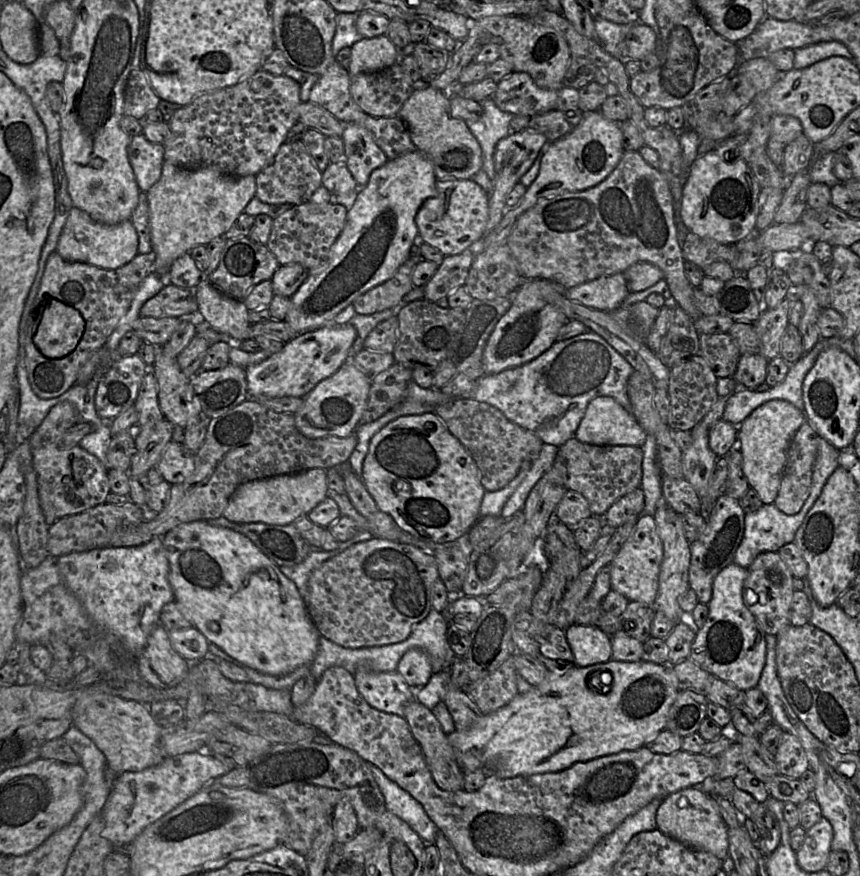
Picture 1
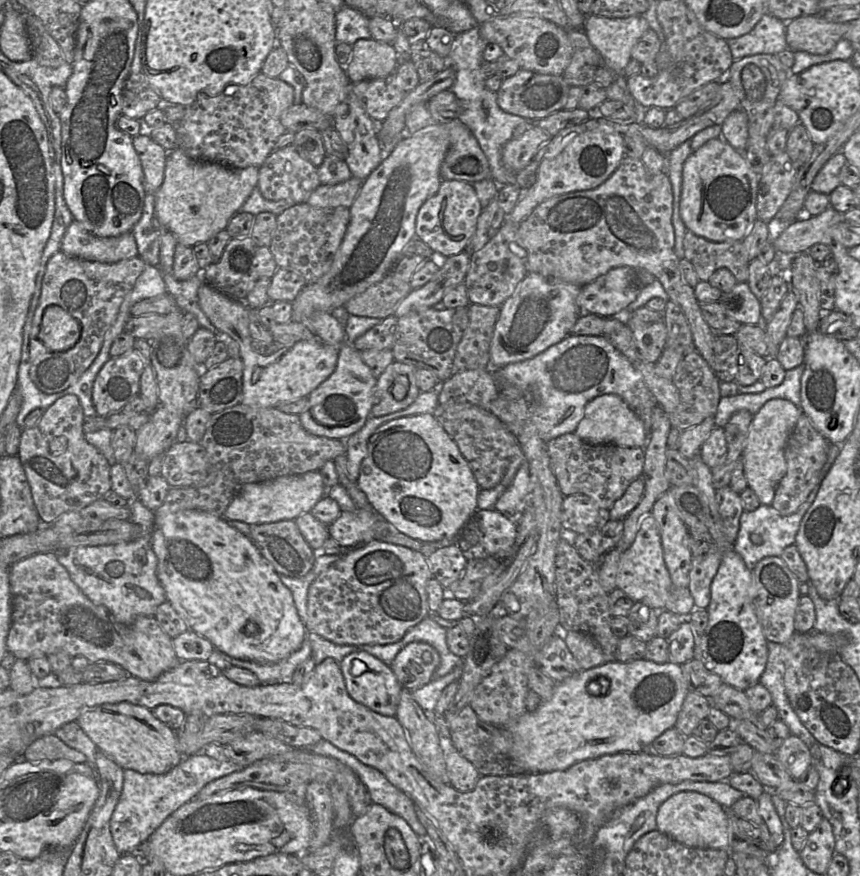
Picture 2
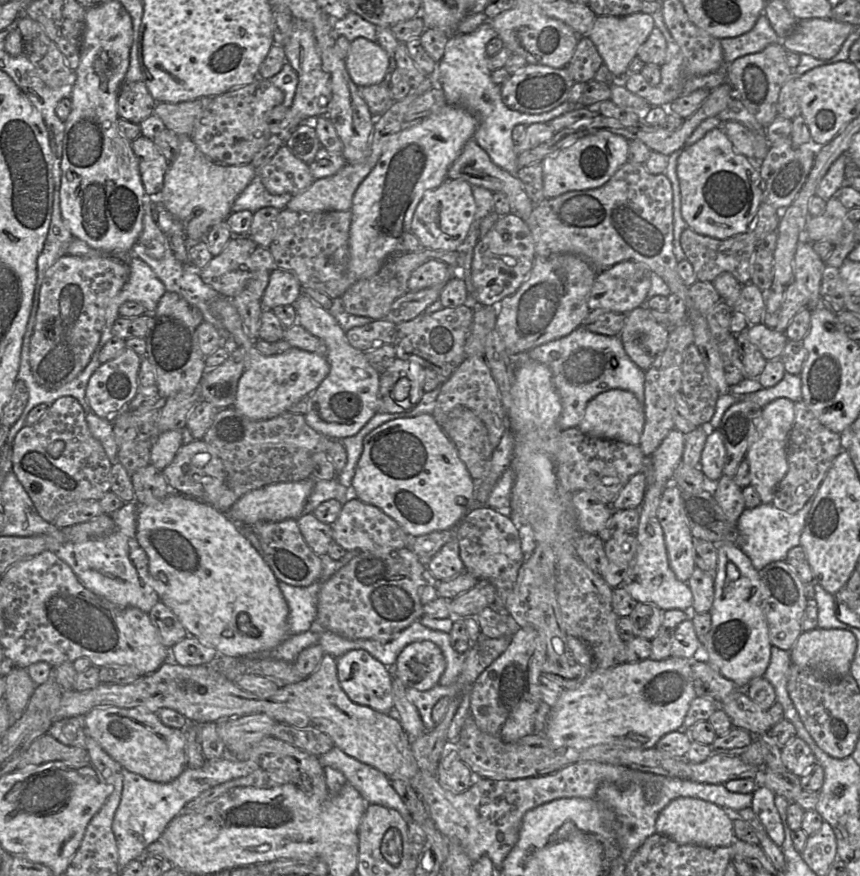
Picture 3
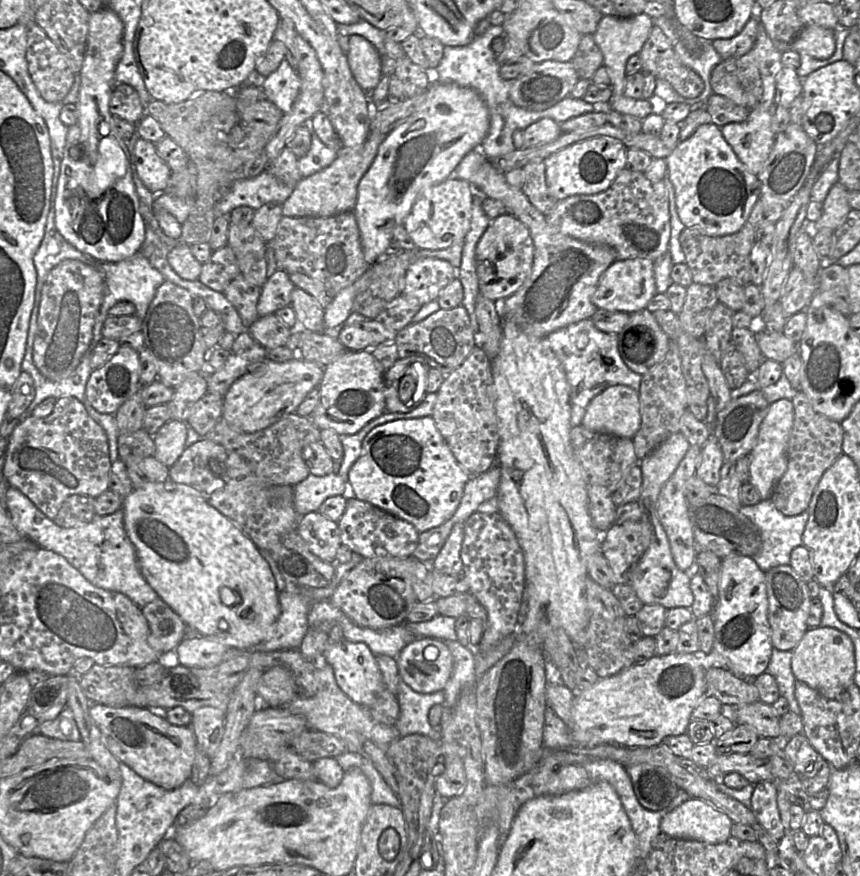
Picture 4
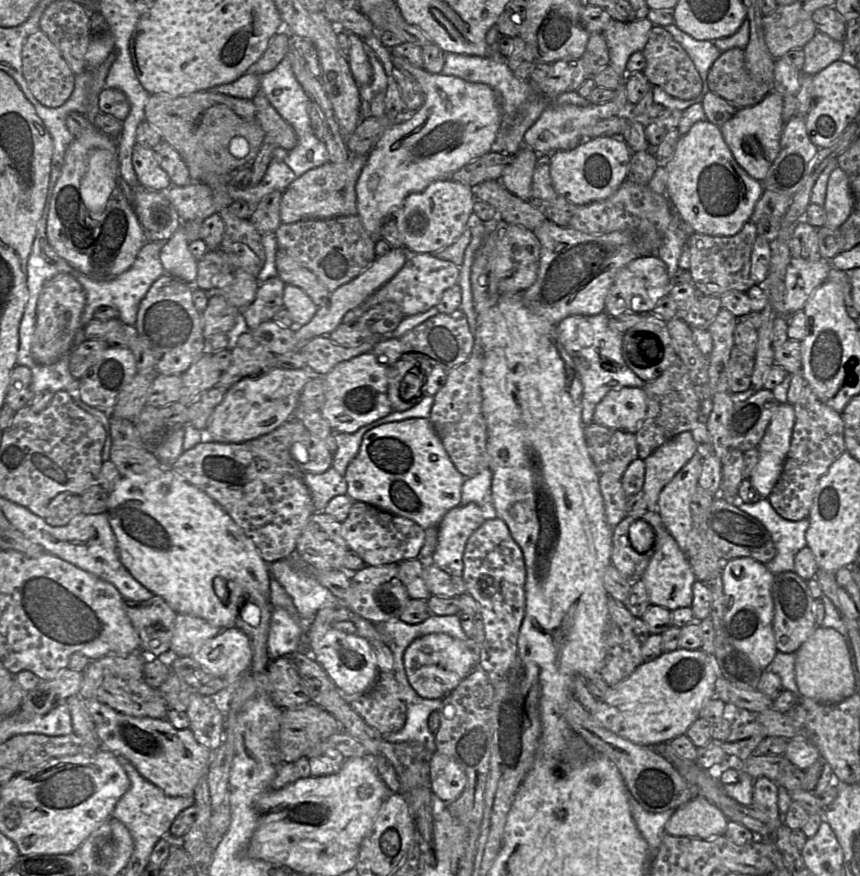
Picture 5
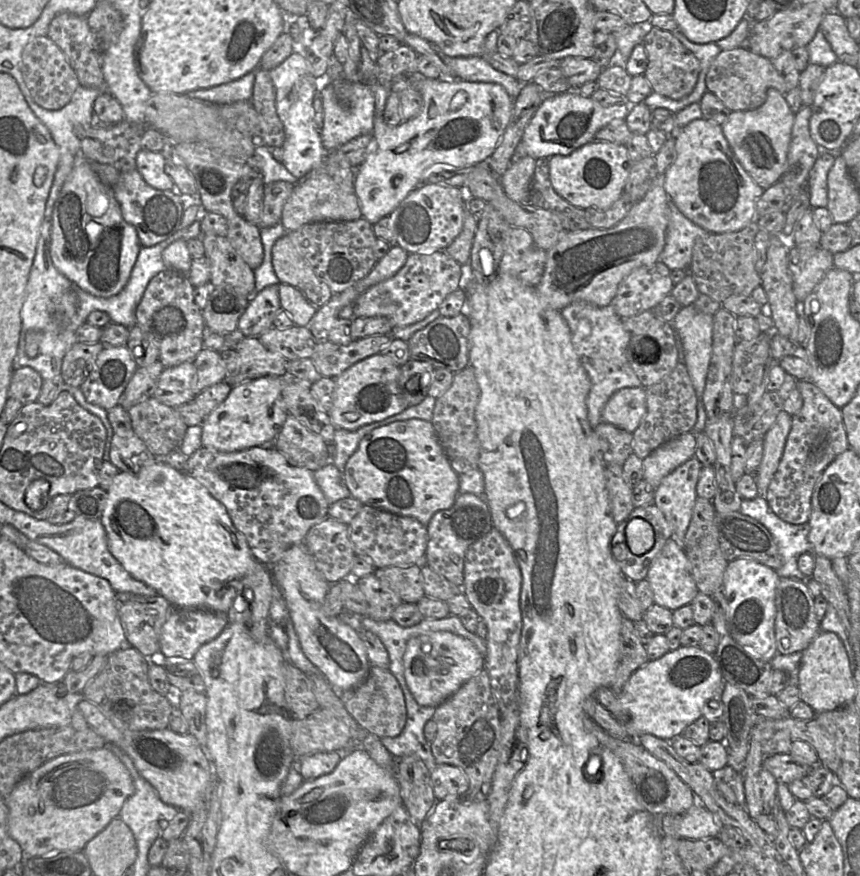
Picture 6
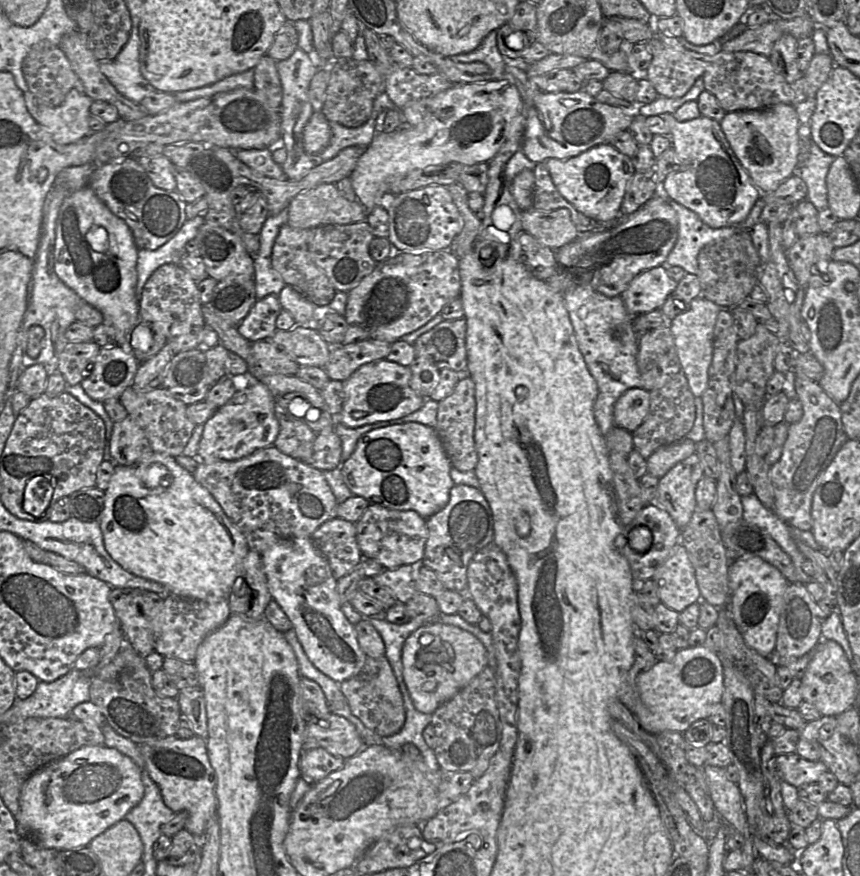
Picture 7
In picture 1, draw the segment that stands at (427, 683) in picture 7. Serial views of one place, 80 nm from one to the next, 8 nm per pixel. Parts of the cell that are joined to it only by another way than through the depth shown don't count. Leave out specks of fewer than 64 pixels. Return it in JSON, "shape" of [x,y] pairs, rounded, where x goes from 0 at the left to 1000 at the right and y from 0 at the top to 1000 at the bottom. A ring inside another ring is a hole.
{"shape":[[[479,740],[467,749],[460,766],[479,787],[490,785],[502,771],[500,750],[491,741]]]}

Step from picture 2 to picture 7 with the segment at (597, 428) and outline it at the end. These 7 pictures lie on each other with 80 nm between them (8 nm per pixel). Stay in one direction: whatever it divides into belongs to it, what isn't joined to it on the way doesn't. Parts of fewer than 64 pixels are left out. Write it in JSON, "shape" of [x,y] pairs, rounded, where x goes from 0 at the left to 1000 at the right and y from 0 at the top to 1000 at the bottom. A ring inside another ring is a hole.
{"shape":[[[749,443],[727,446],[714,462],[715,486],[731,493],[740,491],[751,477],[756,462],[756,449]]]}

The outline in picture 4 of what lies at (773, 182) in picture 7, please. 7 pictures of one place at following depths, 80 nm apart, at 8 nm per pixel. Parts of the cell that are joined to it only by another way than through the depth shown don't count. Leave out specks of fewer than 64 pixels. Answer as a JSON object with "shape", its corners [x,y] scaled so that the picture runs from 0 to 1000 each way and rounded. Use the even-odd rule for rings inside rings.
{"shape":[[[876,123],[866,138],[837,145],[859,183],[878,200],[886,194],[900,166],[898,132],[899,127]]]}

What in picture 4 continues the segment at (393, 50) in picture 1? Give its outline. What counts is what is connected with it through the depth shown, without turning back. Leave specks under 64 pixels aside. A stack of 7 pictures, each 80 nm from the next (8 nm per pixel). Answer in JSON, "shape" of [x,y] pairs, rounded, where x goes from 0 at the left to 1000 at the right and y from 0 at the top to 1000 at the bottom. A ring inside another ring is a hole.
{"shape":[[[417,40],[406,42],[403,68],[416,97],[427,106],[435,103],[444,88],[444,68],[438,56]]]}

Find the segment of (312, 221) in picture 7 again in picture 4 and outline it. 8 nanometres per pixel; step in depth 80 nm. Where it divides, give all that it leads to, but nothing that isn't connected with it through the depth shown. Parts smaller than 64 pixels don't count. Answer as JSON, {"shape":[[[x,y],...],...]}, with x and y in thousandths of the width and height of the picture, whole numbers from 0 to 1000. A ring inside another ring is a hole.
{"shape":[[[430,152],[417,168],[398,171],[379,192],[351,203],[336,226],[328,233],[328,244],[335,248],[384,248],[410,241],[415,229],[417,207],[430,192],[441,167],[450,154]]]}

